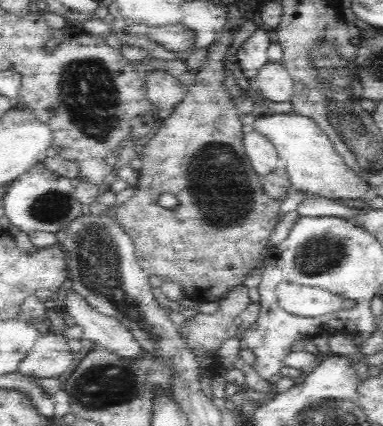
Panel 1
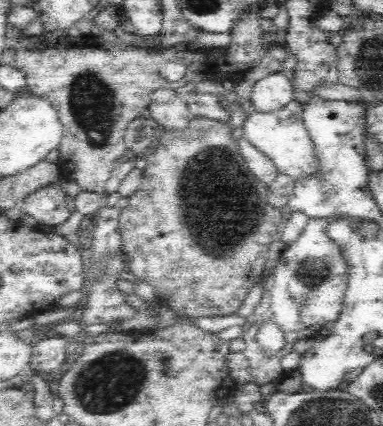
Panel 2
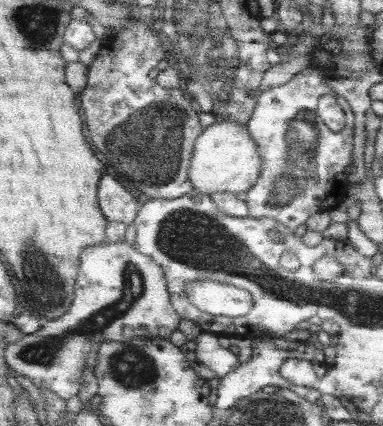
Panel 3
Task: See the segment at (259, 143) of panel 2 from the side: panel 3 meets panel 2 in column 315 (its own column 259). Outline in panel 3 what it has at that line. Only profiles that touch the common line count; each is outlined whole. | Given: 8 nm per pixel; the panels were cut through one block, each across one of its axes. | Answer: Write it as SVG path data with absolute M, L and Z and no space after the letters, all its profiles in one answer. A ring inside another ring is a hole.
M223 120L209 126L195 146L195 158L191 162L191 184L195 192L215 196L215 194L233 194L251 190L263 170L263 156L259 156L259 144L251 140L251 134L245 124L235 120Z

